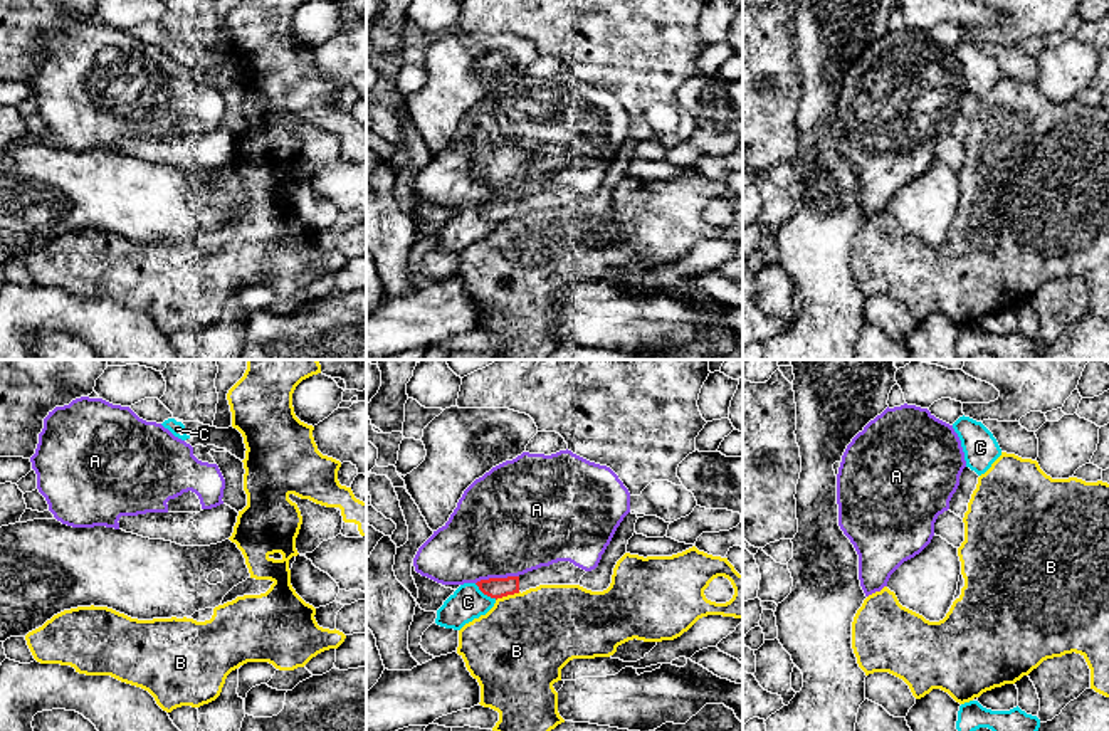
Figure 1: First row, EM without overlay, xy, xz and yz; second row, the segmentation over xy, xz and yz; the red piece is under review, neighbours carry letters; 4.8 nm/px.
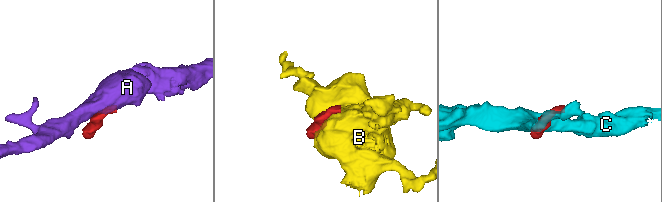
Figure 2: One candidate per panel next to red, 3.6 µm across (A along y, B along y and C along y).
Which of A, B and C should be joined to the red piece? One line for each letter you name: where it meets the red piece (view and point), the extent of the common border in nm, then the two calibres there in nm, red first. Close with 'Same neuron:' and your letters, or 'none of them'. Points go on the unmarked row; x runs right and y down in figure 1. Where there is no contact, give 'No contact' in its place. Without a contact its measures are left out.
Same neuron: none of them

